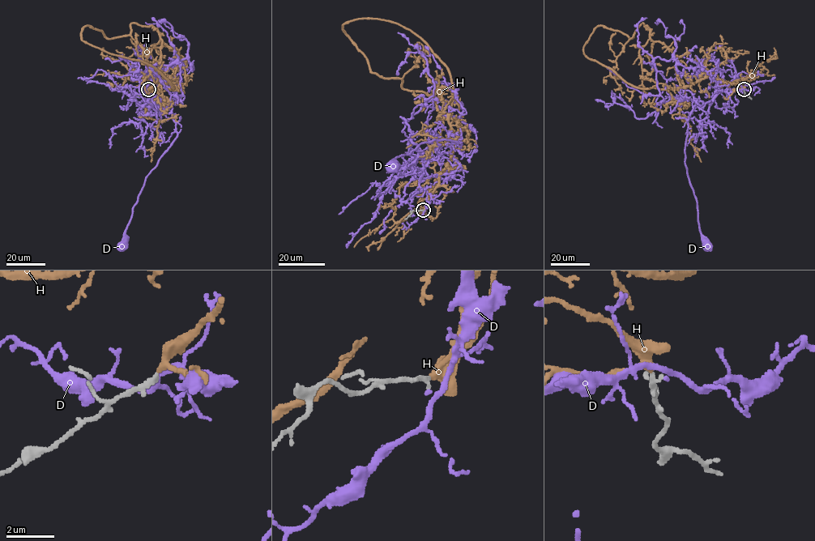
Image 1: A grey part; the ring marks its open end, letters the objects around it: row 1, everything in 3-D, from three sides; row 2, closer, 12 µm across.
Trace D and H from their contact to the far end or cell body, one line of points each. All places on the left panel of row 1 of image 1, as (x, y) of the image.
D: (148, 90), (152, 92), (145, 91), (145, 95), (154, 104), (172, 107), (177, 137), (146, 178), (122, 246)
H: (148, 89), (164, 77), (175, 86), (81, 30), (113, 38), (151, 25), (164, 95)

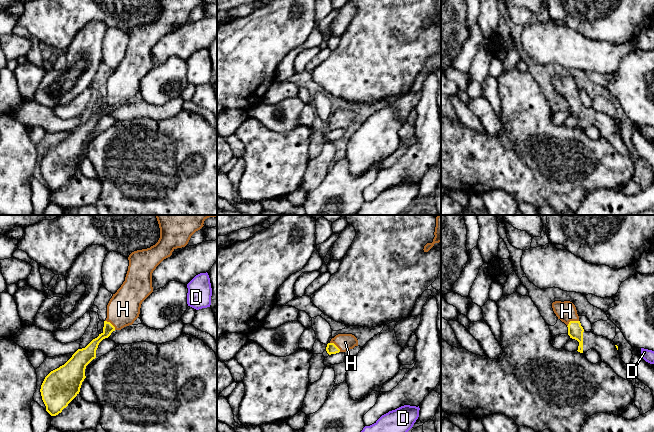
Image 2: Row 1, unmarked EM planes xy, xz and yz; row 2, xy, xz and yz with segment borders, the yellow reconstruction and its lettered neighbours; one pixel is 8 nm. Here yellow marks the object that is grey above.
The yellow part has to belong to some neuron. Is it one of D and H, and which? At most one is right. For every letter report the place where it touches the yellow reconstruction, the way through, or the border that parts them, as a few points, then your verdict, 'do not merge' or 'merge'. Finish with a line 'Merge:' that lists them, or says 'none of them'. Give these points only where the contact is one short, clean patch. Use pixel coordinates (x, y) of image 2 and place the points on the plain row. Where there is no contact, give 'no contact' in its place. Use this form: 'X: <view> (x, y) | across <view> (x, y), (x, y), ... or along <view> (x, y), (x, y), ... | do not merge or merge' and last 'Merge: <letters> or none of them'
D: no contact | do not merge
H: yz (571, 97) | across yz (575, 106), (571, 97), (566, 87) | merge
Merge: H

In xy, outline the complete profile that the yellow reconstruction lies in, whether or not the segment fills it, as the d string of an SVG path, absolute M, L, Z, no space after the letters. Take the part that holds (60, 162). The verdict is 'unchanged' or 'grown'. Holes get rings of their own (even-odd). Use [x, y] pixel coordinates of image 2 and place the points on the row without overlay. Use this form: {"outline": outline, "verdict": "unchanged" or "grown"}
{"outline": "M159 0L160 14L147 25L132 28L125 57L107 81L103 108L85 124L78 125L59 144L51 147L41 161L46 187L56 192L79 170L86 154L86 142L96 134L99 119L115 106L132 101L139 93L142 78L153 68L152 49L177 24L185 23L203 0Z", "verdict": "grown"}

